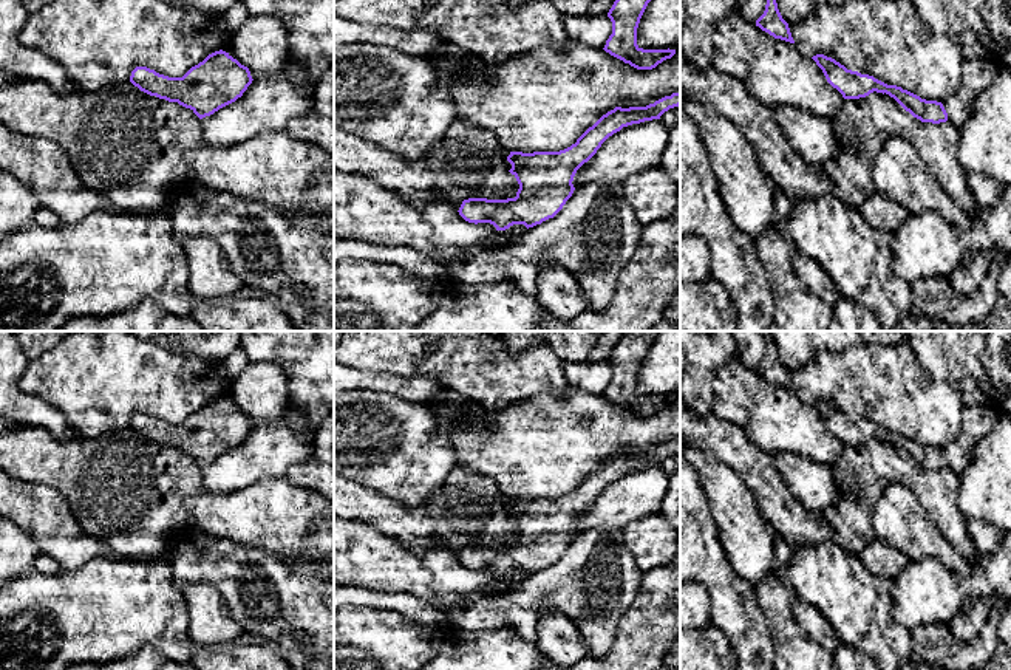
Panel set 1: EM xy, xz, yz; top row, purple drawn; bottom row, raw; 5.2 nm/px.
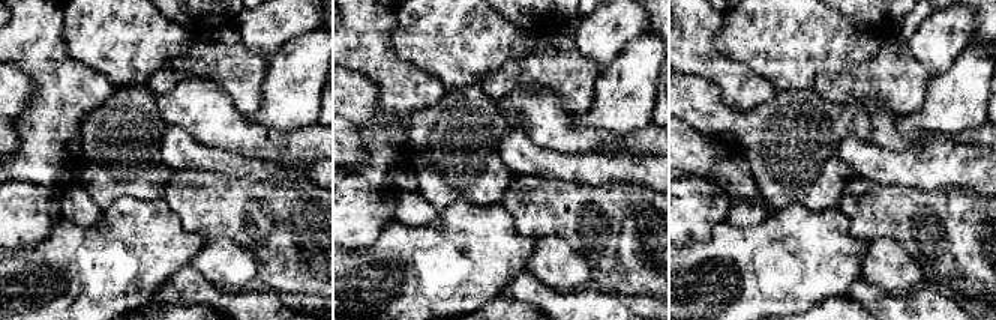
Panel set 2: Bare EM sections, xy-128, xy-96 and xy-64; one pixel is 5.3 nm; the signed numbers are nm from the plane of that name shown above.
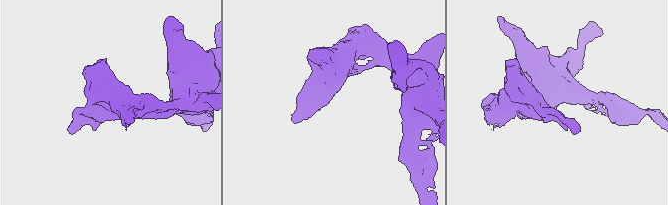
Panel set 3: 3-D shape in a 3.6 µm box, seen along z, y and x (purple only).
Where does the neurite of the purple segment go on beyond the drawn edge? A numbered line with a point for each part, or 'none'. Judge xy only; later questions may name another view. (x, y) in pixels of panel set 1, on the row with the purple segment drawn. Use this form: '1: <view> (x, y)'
none

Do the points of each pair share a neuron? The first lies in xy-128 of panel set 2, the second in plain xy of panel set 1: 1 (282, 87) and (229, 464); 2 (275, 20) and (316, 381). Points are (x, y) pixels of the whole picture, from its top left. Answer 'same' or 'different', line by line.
1: same
2: different

